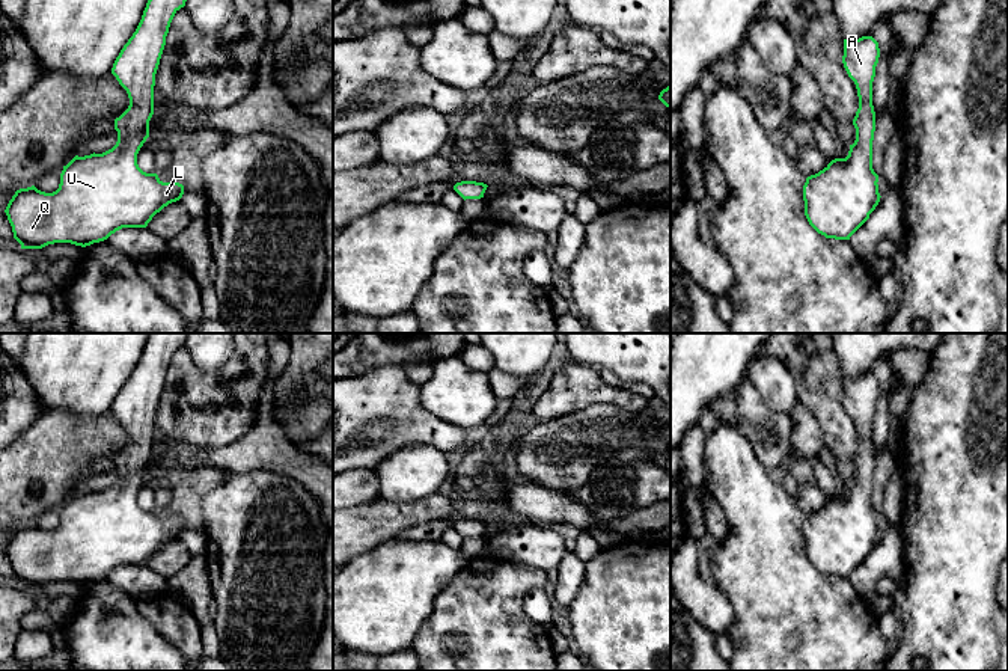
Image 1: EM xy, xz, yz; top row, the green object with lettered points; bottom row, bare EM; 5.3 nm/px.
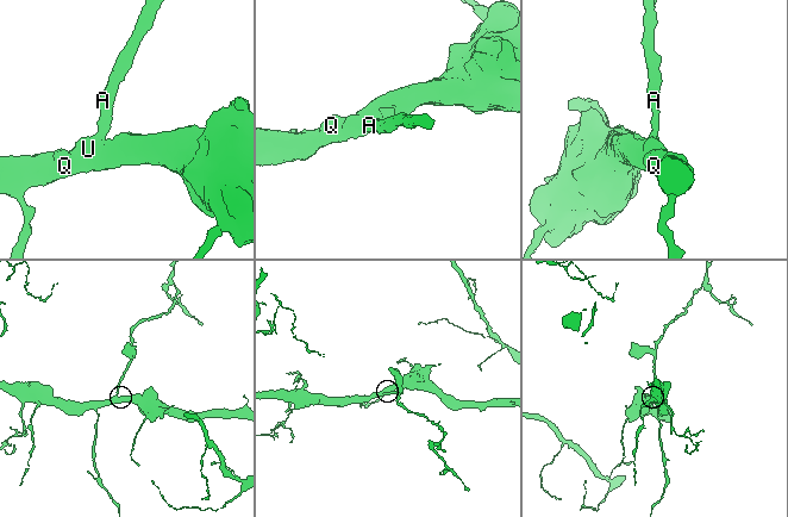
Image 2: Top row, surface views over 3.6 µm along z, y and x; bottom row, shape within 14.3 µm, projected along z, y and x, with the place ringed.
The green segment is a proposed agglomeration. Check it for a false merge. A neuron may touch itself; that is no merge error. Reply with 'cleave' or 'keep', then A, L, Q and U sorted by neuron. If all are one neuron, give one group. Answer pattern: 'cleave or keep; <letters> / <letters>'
keep; A L Q U

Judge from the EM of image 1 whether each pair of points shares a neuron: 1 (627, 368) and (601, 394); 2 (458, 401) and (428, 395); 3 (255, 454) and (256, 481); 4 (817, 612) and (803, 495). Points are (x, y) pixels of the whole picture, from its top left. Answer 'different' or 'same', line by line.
1: different
2: same
3: different
4: different

